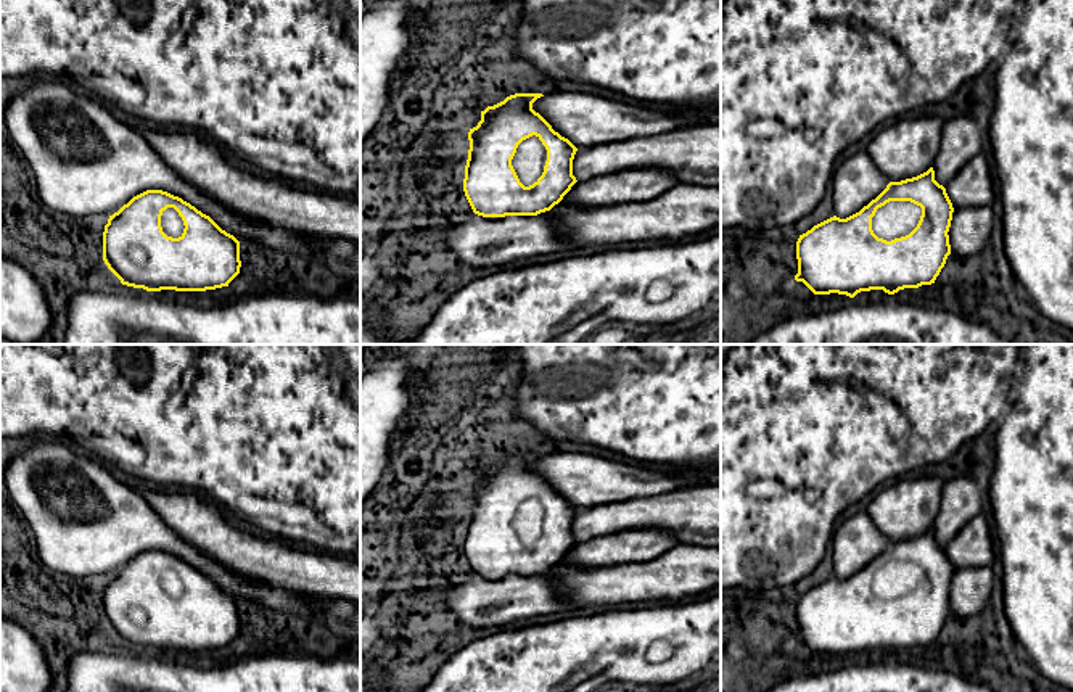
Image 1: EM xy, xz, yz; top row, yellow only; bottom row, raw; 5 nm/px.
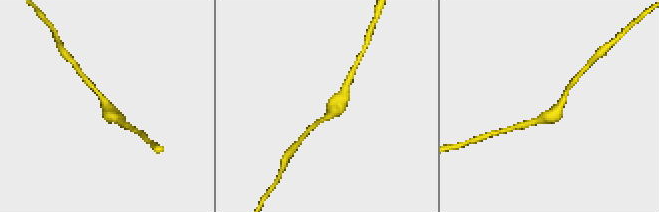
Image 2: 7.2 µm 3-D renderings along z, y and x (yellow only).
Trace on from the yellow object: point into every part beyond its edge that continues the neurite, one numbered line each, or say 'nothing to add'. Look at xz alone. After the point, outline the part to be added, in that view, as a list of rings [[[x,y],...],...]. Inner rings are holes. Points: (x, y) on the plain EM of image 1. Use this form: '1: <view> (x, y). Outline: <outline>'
1: xz (531, 515). Outline: [[[532,496],[518,505],[512,526],[520,542],[529,547],[542,536],[545,521],[547,510],[539,497]]]

